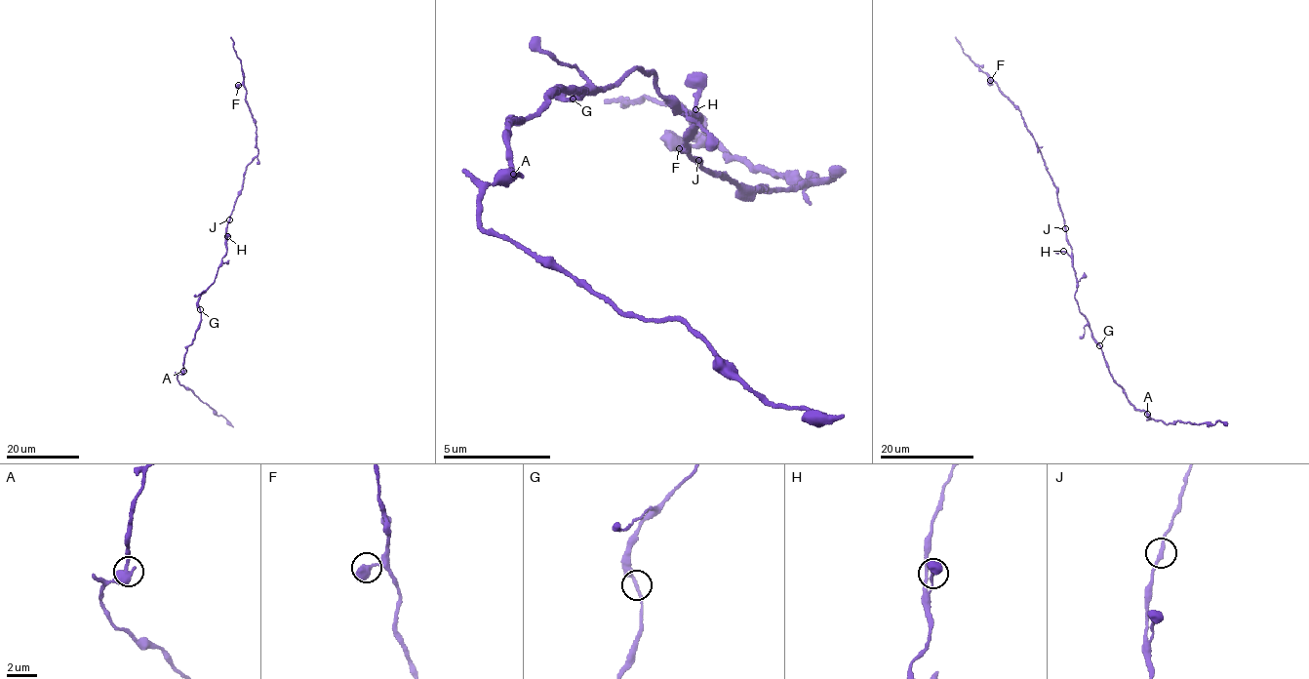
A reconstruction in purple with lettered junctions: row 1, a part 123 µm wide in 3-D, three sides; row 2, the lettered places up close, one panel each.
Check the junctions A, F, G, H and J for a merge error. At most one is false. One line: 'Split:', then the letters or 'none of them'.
Split: A

